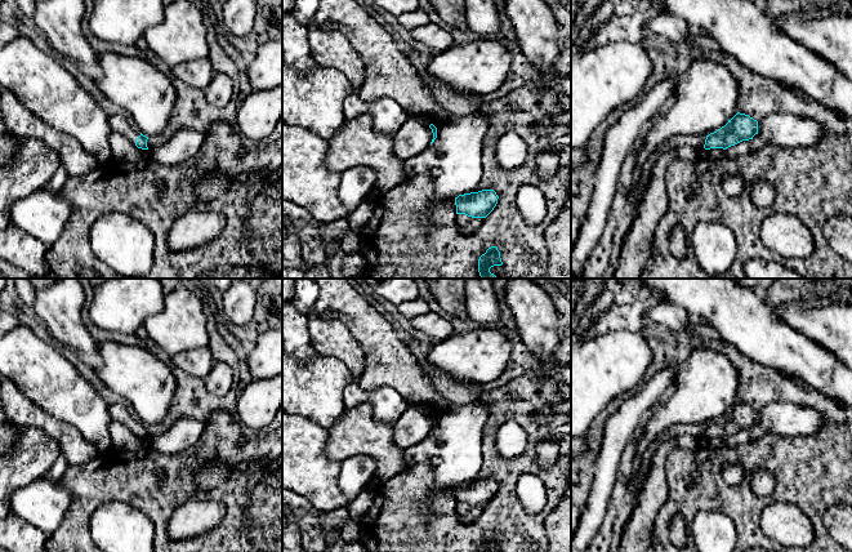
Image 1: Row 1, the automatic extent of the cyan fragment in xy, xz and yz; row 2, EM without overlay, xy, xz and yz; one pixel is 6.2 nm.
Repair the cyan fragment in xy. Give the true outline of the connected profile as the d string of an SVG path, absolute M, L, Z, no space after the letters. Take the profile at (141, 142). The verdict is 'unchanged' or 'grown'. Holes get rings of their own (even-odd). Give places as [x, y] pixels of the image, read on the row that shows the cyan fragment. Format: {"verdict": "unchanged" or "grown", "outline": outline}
{"verdict": "grown", "outline": "M120 113L112 115L110 117L110 126L113 132L124 135L138 148L148 150L147 147L148 137L143 135L135 126L133 126L124 115Z"}

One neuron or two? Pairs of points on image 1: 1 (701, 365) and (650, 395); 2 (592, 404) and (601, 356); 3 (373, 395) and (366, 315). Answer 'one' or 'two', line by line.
1: two
2: one
3: two

